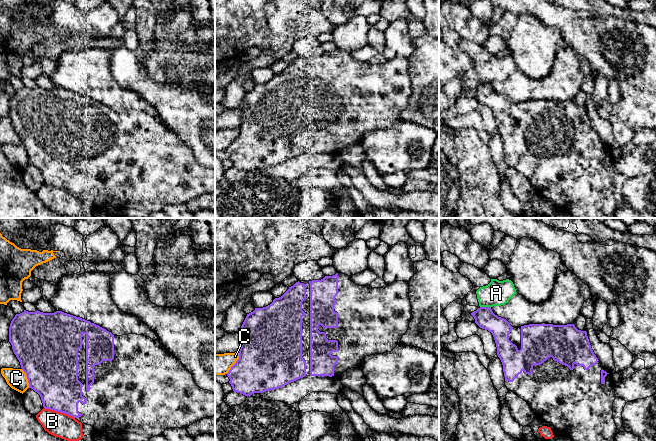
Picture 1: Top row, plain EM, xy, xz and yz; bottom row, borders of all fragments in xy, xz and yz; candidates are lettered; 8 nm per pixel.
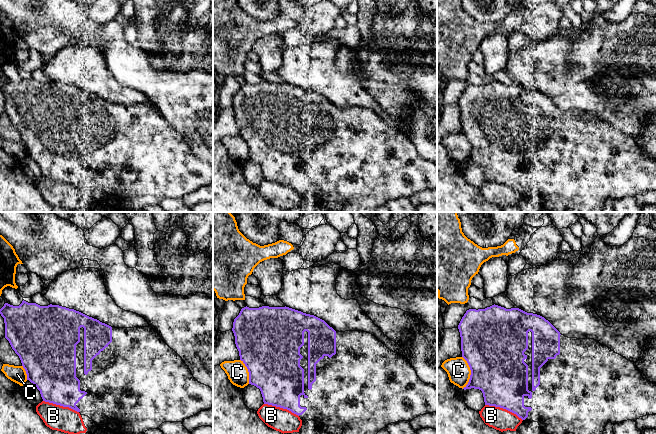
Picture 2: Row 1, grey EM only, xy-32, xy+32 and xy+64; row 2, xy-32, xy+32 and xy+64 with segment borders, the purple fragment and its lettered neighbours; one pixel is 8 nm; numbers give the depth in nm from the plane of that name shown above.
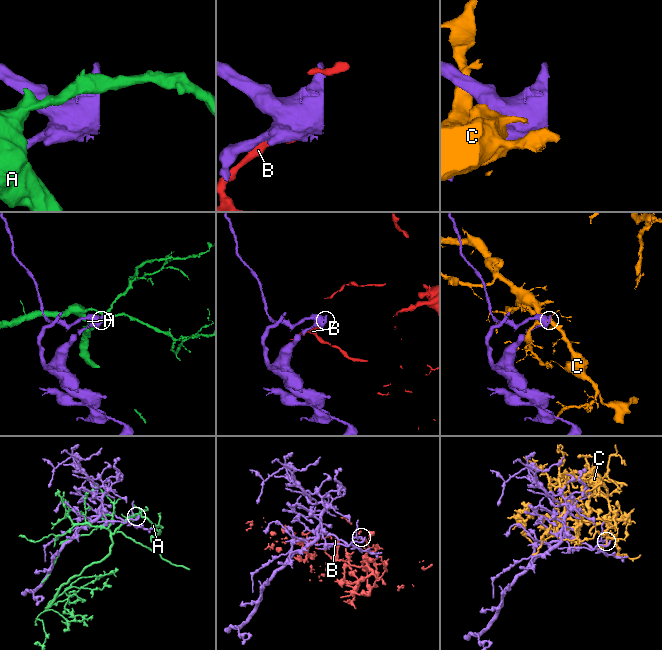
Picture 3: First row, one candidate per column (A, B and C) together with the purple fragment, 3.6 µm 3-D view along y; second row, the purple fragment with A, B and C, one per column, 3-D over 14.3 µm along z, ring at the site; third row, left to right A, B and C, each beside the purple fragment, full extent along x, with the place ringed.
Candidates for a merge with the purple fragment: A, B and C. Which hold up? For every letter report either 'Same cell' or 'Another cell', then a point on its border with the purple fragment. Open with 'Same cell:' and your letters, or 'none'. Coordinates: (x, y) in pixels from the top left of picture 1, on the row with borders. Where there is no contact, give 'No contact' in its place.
Same cell: none
A: Another cell. Touches purple at yz (485, 307)
B: Another cell. Touches purple at xy (59, 411)
C: Another cell. Touches purple at xz (235, 363)

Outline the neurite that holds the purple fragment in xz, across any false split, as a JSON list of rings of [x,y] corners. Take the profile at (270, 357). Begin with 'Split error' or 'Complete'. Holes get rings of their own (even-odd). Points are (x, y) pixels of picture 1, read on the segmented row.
Split error. [[[337,272],[333,276],[325,276],[321,280],[298,281],[279,298],[263,308],[247,314],[239,332],[241,334],[241,347],[239,350],[239,359],[231,367],[227,376],[234,392],[251,396],[254,393],[263,393],[270,390],[281,388],[291,382],[294,382],[305,376],[329,376],[336,377],[344,371],[359,367],[362,359],[366,356],[391,352],[397,345],[401,344],[402,336],[407,332],[411,320],[412,308],[409,299],[409,284],[406,281],[394,281],[391,284],[385,284],[381,288],[372,288],[370,286],[356,285],[351,277]]]

